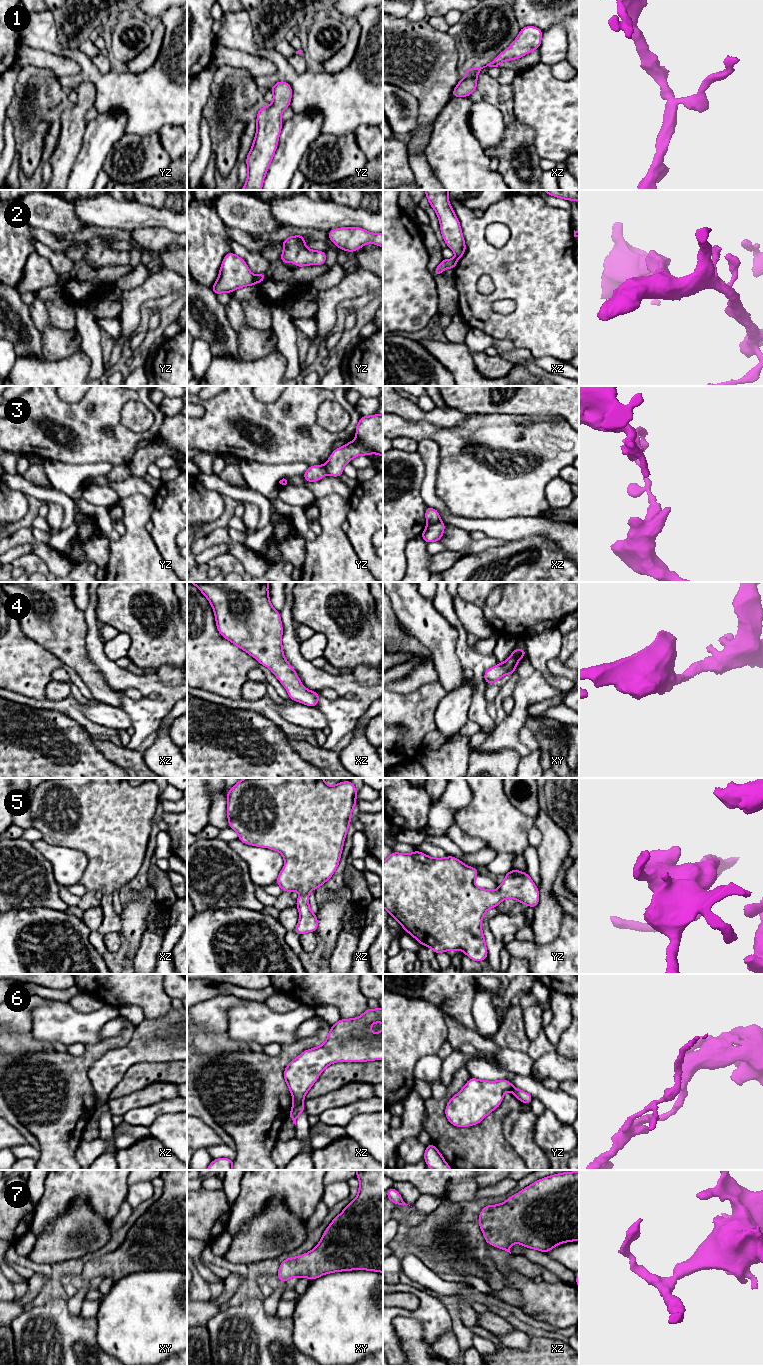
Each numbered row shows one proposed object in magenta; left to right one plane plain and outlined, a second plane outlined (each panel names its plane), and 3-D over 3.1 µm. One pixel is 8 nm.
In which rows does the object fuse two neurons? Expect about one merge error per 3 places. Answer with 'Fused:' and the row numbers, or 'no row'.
Fused: 2, 3, 6

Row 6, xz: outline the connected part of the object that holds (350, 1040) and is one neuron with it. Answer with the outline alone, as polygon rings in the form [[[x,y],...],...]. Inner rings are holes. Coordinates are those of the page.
[[[367,1008],[358,1018],[340,1018],[336,1024],[331,1026],[328,1037],[322,1045],[303,1051],[288,1064],[284,1069],[284,1080],[293,1097],[293,1108],[304,1103],[304,1096],[319,1078],[321,1072],[330,1064],[340,1061],[383,1060],[383,1029],[377,1034],[373,1034],[370,1030],[370,1026],[377,1022],[383,1024],[383,1009],[381,1008]]]

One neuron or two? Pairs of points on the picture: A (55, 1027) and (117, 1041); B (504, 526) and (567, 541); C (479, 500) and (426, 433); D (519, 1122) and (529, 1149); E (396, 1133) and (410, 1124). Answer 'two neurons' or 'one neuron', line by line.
A: two neurons
B: one neuron
C: one neuron
D: one neuron
E: one neuron

